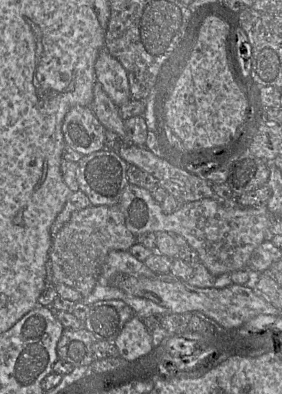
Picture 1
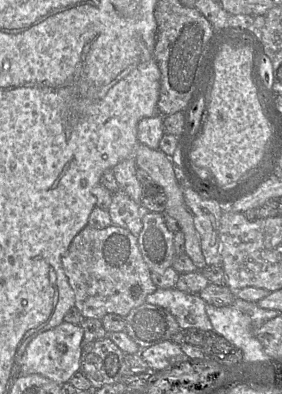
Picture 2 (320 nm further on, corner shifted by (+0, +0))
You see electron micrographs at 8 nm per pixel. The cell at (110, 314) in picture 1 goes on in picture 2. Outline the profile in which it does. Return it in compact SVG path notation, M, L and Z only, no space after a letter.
M146 302L133 308L125 321L125 332L141 349L170 340L180 330L168 310Z

